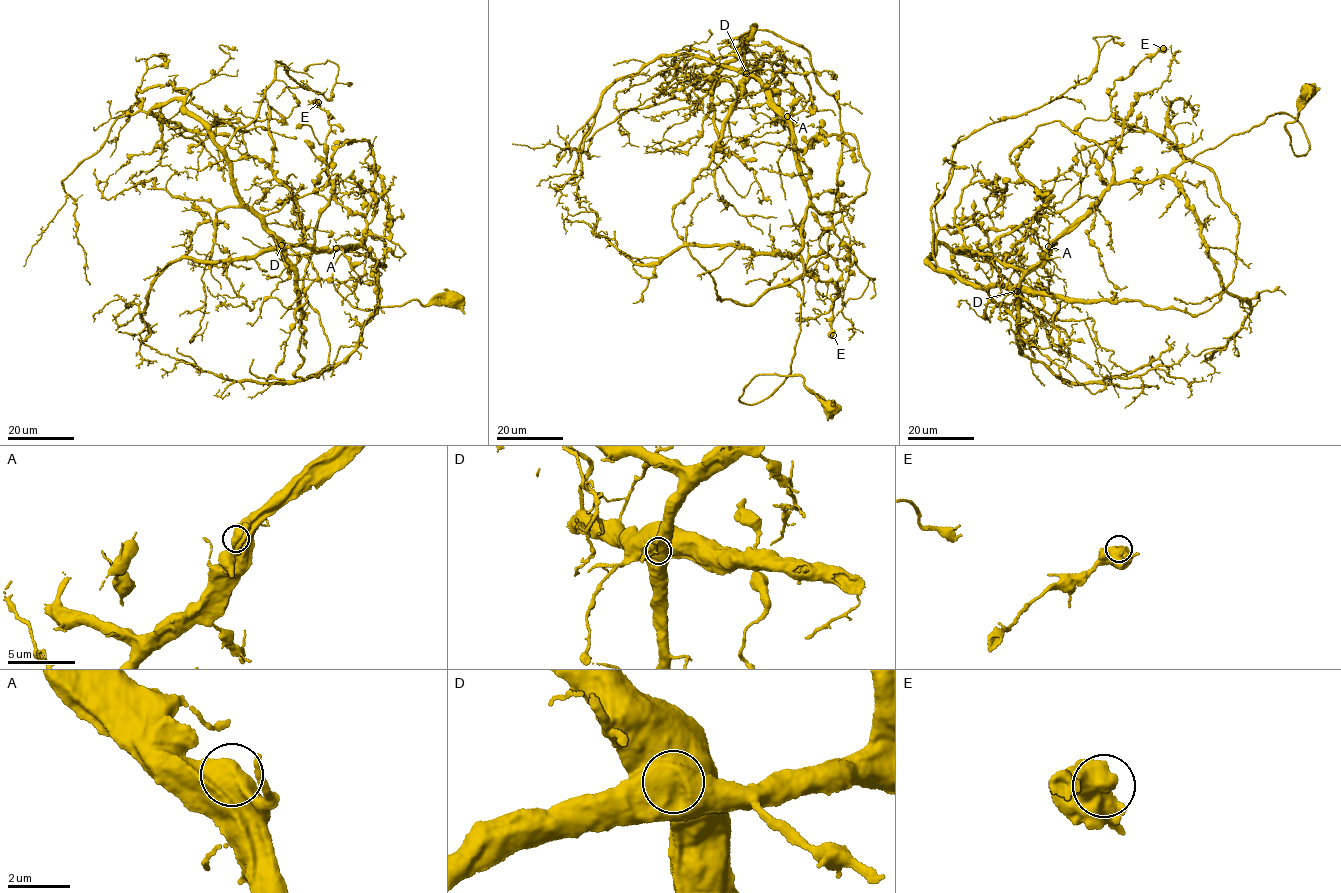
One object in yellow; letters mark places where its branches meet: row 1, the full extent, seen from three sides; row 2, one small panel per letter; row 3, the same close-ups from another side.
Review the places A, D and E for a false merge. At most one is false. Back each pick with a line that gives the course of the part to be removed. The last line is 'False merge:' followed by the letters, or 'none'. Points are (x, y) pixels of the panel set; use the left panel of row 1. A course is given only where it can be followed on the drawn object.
D: Course of the part to remove: (281, 245), (304, 312), (303, 379), (328, 364), (329, 346), (303, 284), (334, 189), (321, 107)
False merge: D

